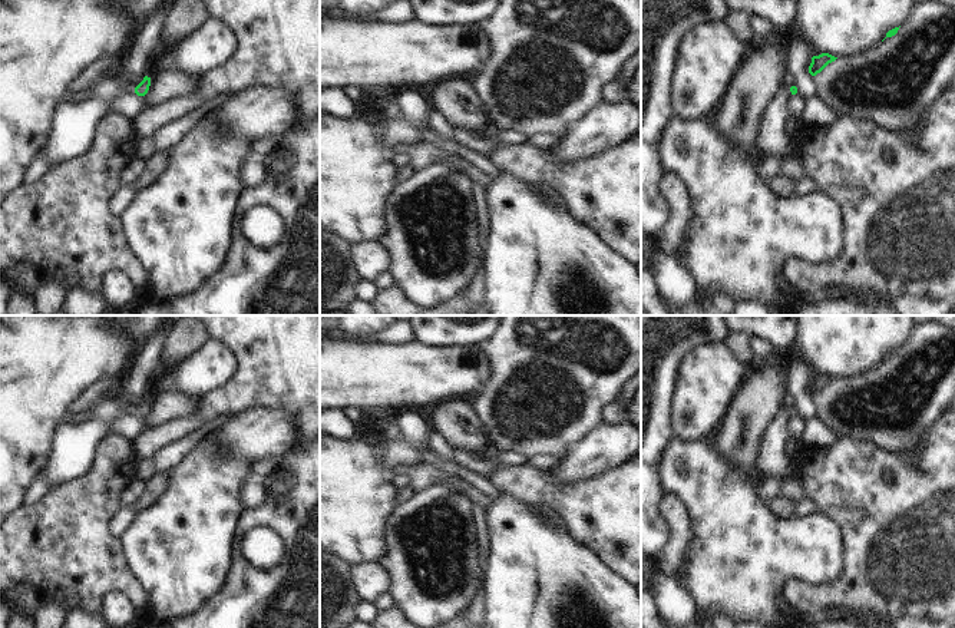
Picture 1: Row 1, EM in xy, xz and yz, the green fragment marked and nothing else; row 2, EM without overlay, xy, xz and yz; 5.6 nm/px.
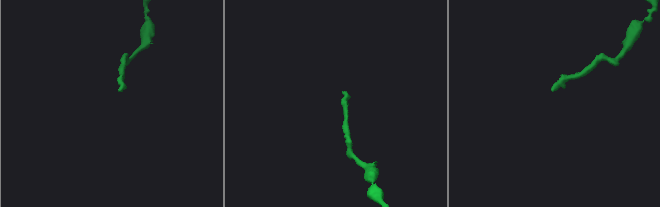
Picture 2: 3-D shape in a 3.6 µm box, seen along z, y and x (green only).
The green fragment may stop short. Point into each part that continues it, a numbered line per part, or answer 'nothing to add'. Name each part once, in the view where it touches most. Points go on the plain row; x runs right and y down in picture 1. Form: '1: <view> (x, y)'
1: xy (129, 426)

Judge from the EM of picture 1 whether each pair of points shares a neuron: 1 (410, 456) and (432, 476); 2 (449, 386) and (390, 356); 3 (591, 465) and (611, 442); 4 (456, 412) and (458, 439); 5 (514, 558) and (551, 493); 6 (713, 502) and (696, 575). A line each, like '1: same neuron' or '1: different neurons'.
1: different neurons
2: same neuron
3: same neuron
4: same neuron
5: different neurons
6: same neuron

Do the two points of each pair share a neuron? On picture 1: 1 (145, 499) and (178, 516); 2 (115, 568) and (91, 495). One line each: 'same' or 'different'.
1: different
2: same

